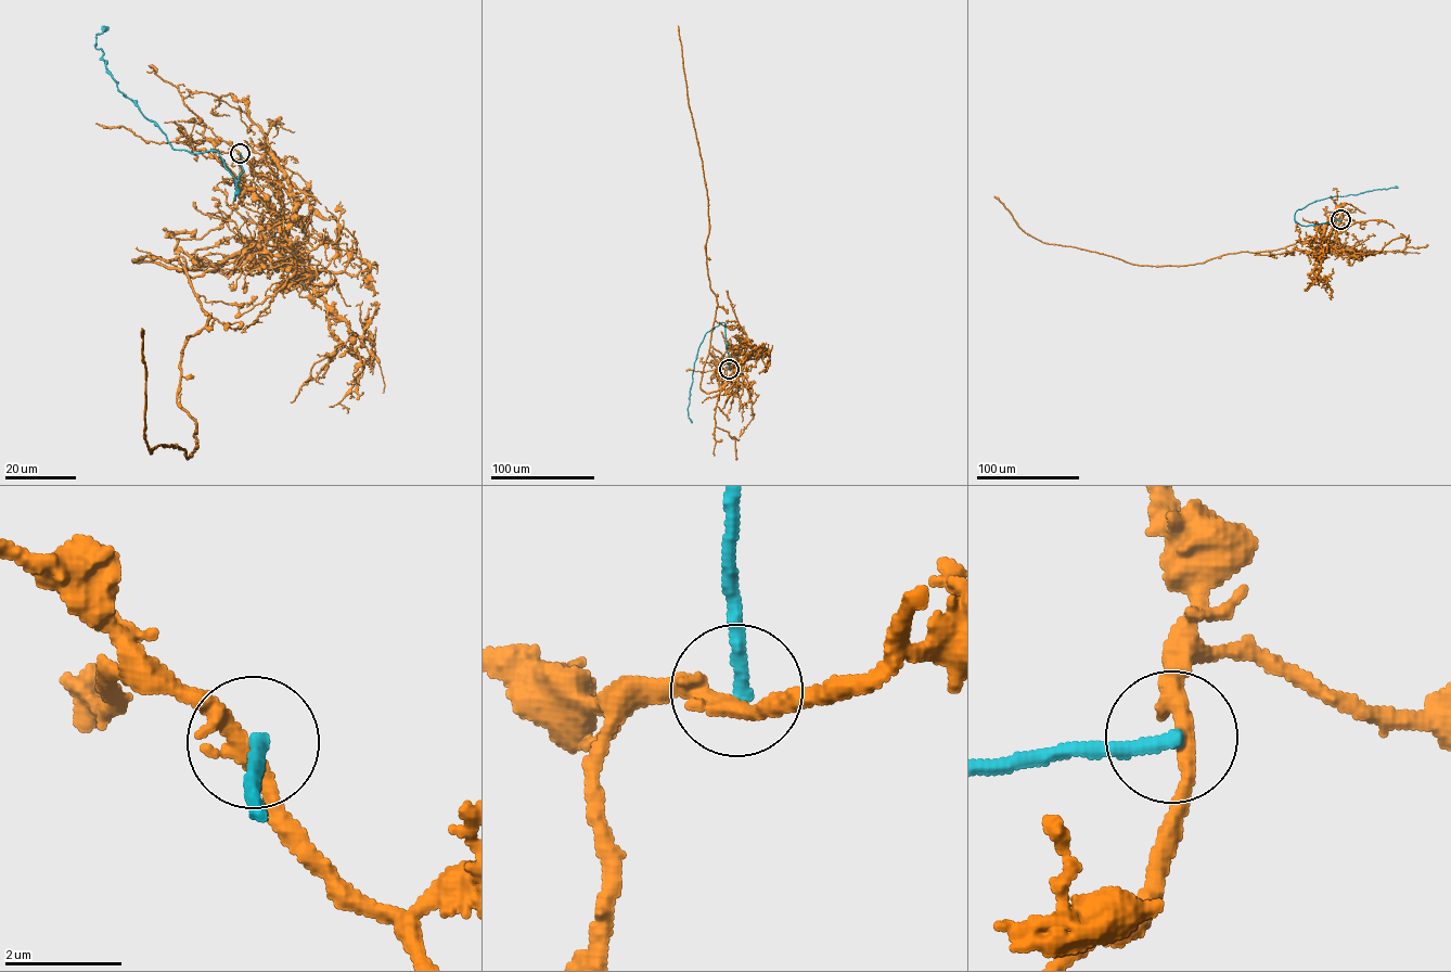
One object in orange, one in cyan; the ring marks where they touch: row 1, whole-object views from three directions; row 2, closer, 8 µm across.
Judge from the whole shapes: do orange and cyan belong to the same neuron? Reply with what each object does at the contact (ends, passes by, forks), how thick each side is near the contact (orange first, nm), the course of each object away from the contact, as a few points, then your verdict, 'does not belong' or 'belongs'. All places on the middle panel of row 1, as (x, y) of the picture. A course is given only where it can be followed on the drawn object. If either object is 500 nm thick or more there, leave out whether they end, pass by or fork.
orange passes by; cyan ends; calibres 300 and 260 nm; course orange (729, 369), (742, 371), (726, 393), (722, 355), (710, 346), (707, 191), (678, 26); course cyan (729, 369), (722, 322), (706, 333), (694, 362), (688, 408), (692, 422); does not belong

